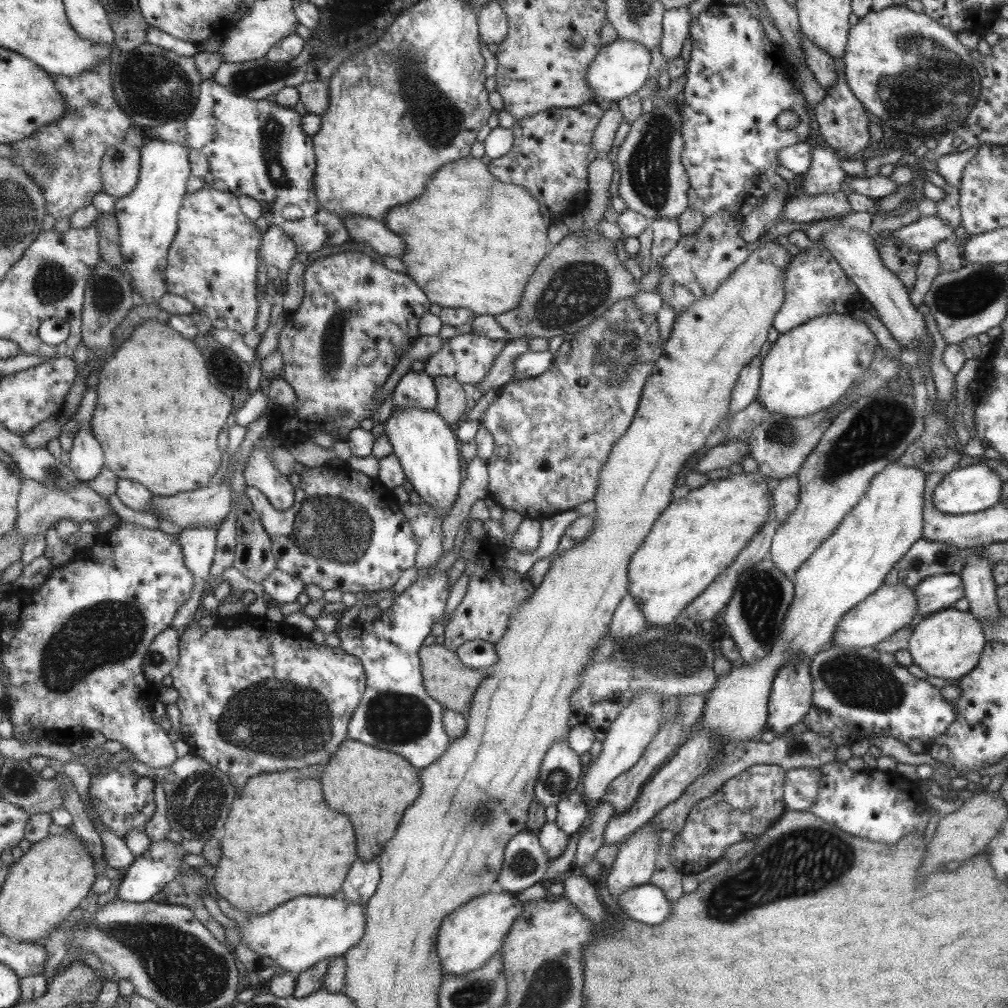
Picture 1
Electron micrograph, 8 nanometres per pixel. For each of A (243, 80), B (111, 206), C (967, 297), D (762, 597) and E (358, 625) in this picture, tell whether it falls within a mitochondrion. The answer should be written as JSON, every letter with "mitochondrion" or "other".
{"A":"mitochondrion","B":"other","C":"mitochondrion","D":"mitochondrion","E":"other"}

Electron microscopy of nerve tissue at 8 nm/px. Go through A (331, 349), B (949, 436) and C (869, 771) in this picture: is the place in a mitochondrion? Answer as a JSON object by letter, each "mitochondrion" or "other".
{"A":"mitochondrion","B":"other","C":"other"}

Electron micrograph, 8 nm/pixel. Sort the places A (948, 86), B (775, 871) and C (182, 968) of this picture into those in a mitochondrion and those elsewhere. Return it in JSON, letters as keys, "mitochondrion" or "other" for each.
{"A":"mitochondrion","B":"mitochondrion","C":"mitochondrion"}

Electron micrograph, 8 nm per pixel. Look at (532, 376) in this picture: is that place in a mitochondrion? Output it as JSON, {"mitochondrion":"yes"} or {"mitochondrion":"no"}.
{"mitochondrion":"no"}

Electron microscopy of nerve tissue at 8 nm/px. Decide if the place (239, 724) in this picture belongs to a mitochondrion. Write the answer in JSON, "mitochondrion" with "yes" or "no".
{"mitochondrion":"yes"}

